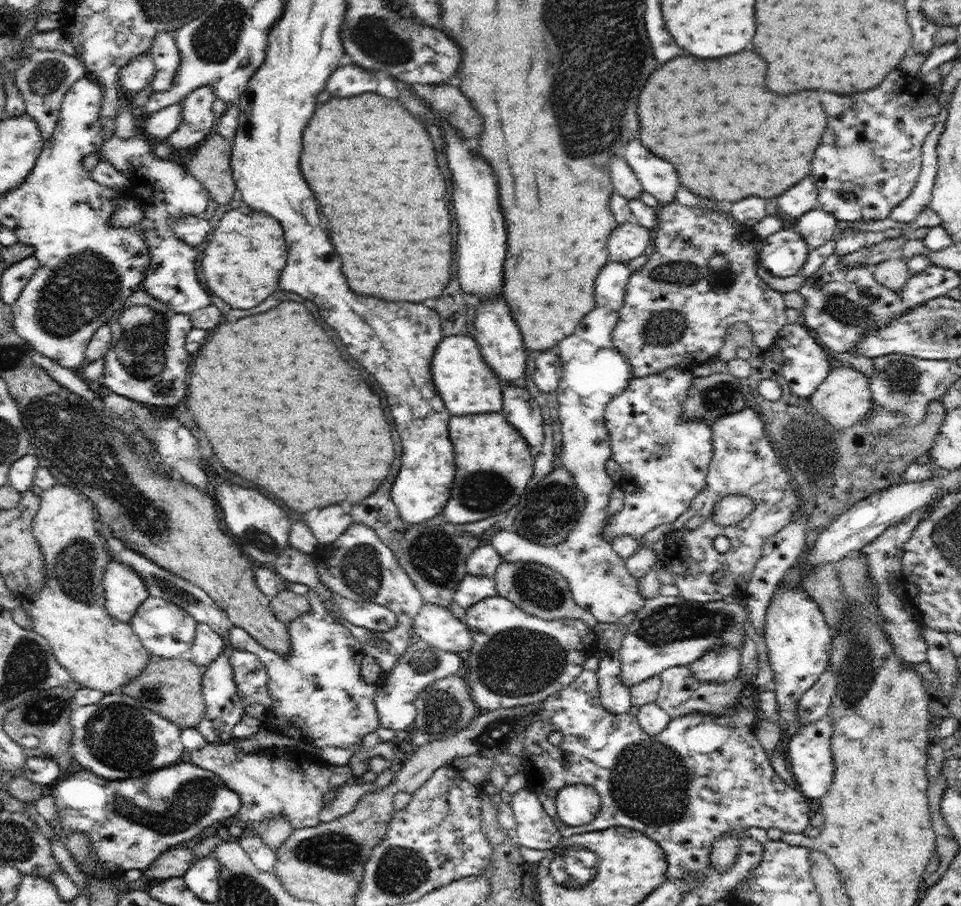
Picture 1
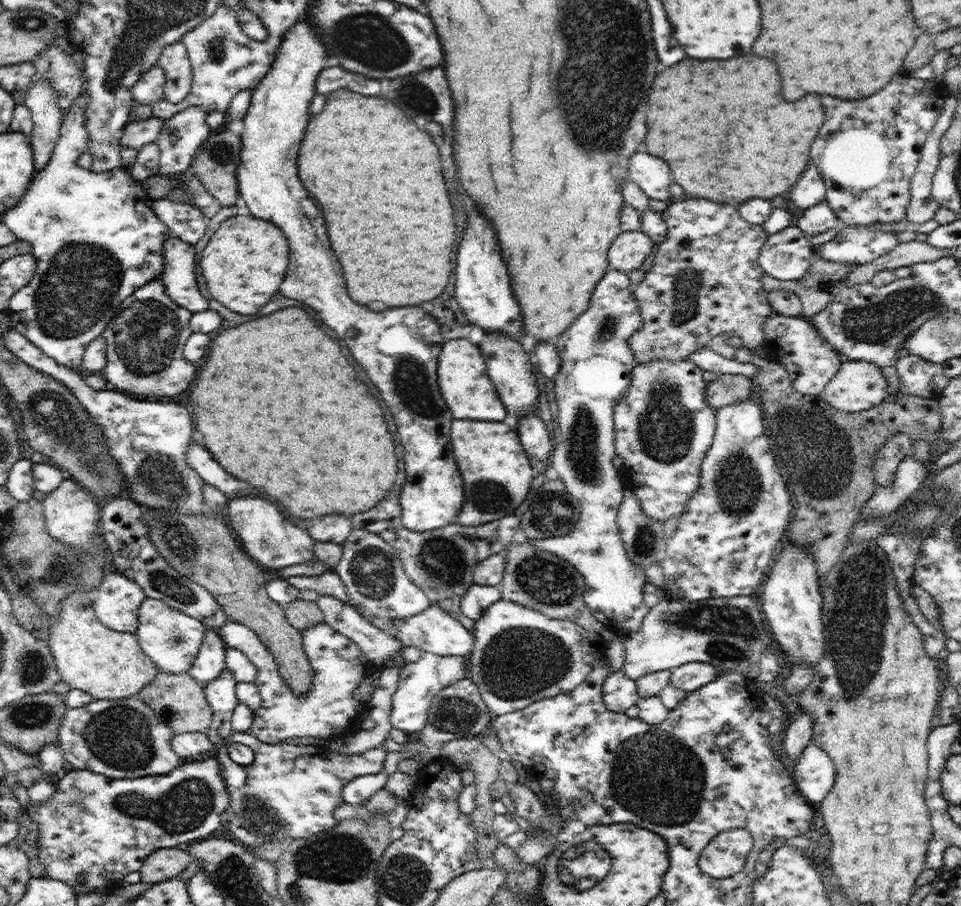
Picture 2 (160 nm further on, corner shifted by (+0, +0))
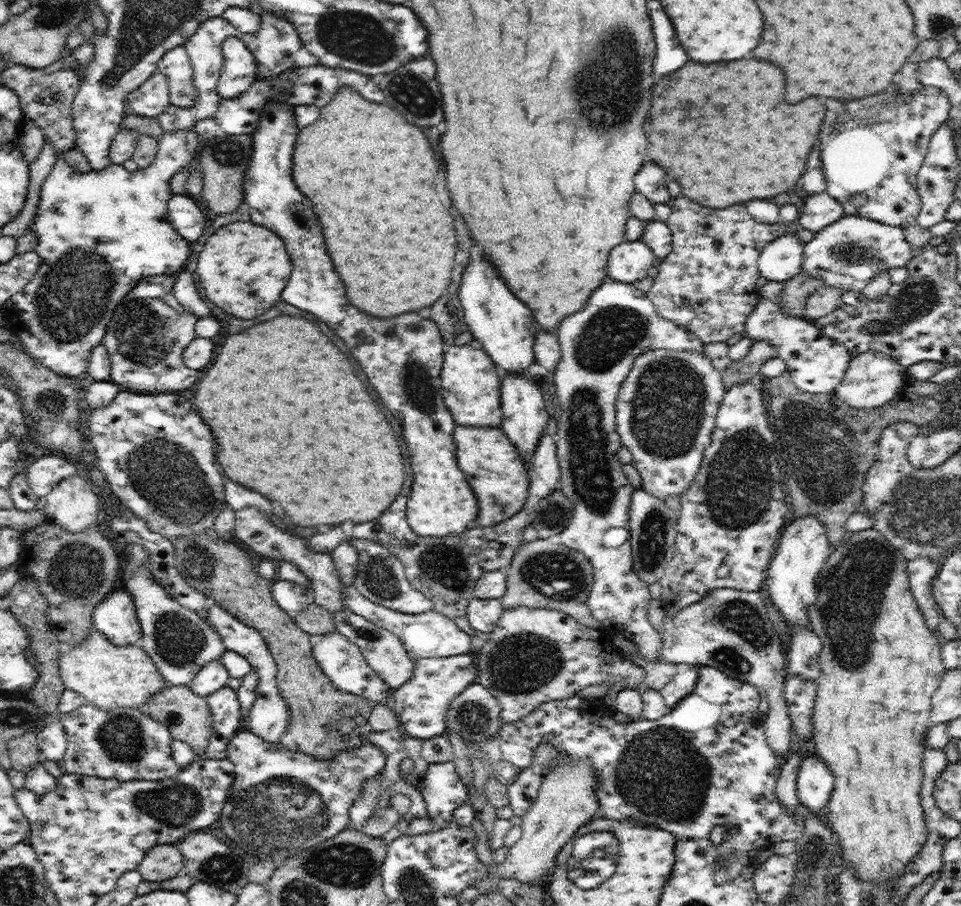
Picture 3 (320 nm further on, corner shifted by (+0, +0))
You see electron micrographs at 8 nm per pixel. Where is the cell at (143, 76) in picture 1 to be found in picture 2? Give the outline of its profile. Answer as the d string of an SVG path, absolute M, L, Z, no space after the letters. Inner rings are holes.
M155 64L147 70L132 86L133 100L140 104L150 104L165 98L166 75L164 69Z

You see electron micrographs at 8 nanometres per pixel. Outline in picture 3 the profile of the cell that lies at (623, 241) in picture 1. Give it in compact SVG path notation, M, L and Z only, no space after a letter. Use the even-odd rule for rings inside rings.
M626 240L610 252L608 277L616 282L633 284L648 276L648 271L657 261L652 249L642 240Z

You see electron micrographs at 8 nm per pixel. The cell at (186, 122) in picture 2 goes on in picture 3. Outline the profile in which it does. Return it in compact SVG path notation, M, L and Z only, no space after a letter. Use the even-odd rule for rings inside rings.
M194 127L177 130L176 132L165 132L162 138L158 141L159 152L154 157L154 162L144 170L138 169L134 173L126 171L123 165L110 164L101 171L92 170L91 173L76 173L74 168L66 163L65 152L57 155L56 163L41 186L40 201L38 202L37 215L34 222L30 224L30 231L36 238L38 244L35 246L35 251L42 259L40 268L36 271L34 278L26 284L26 286L10 298L3 306L3 312L8 316L10 322L9 328L20 339L21 344L27 350L32 358L38 361L46 368L52 369L56 374L64 375L65 377L75 377L84 374L88 370L88 361L92 354L92 349L103 342L105 332L108 327L108 322L112 318L114 311L118 308L118 304L130 294L129 292L140 282L144 277L153 277L156 275L172 275L184 270L182 266L186 264L188 256L190 256L190 244L174 230L168 220L168 201L172 197L170 188L170 180L176 172L180 172L182 168L188 166L193 157L197 157L200 151L200 142L197 137Z

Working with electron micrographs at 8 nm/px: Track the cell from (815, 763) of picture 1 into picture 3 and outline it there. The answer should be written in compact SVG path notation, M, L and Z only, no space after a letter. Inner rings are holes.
M814 757L801 760L797 776L797 796L805 808L817 814L825 810L834 785L830 767Z

